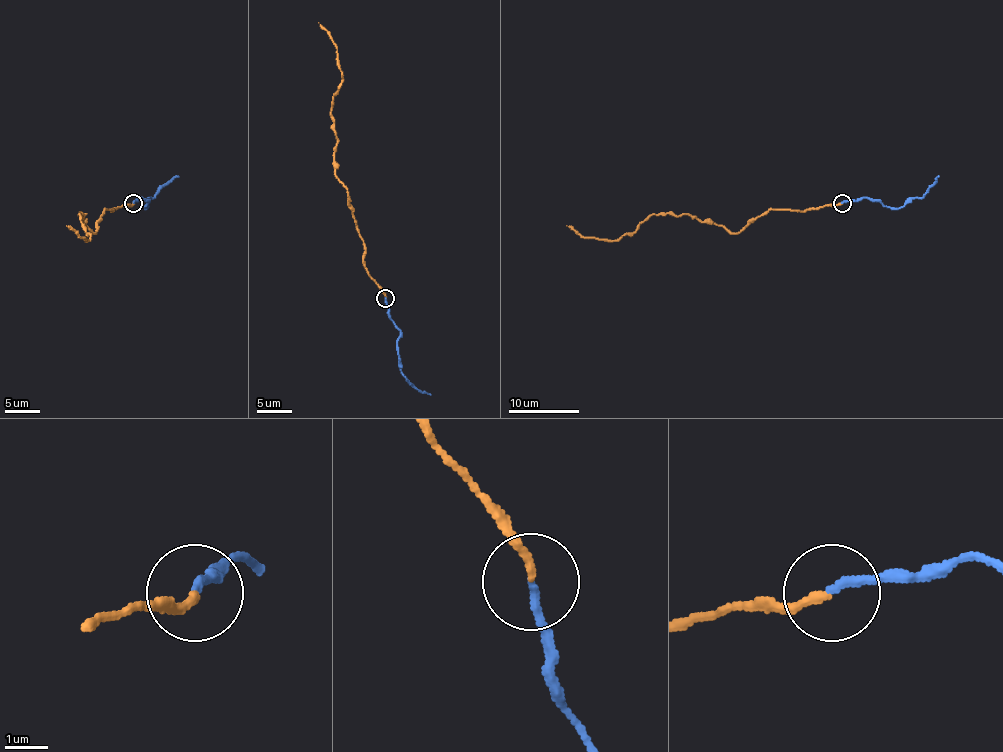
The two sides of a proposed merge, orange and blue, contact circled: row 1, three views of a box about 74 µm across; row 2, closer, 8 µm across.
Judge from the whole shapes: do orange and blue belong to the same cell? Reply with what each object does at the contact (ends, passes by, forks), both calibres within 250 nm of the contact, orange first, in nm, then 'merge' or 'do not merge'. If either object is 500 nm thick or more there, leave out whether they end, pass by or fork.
orange ends there; blue ends there; 190 nm thick on the orange side, 190 nm on the other; do not merge

